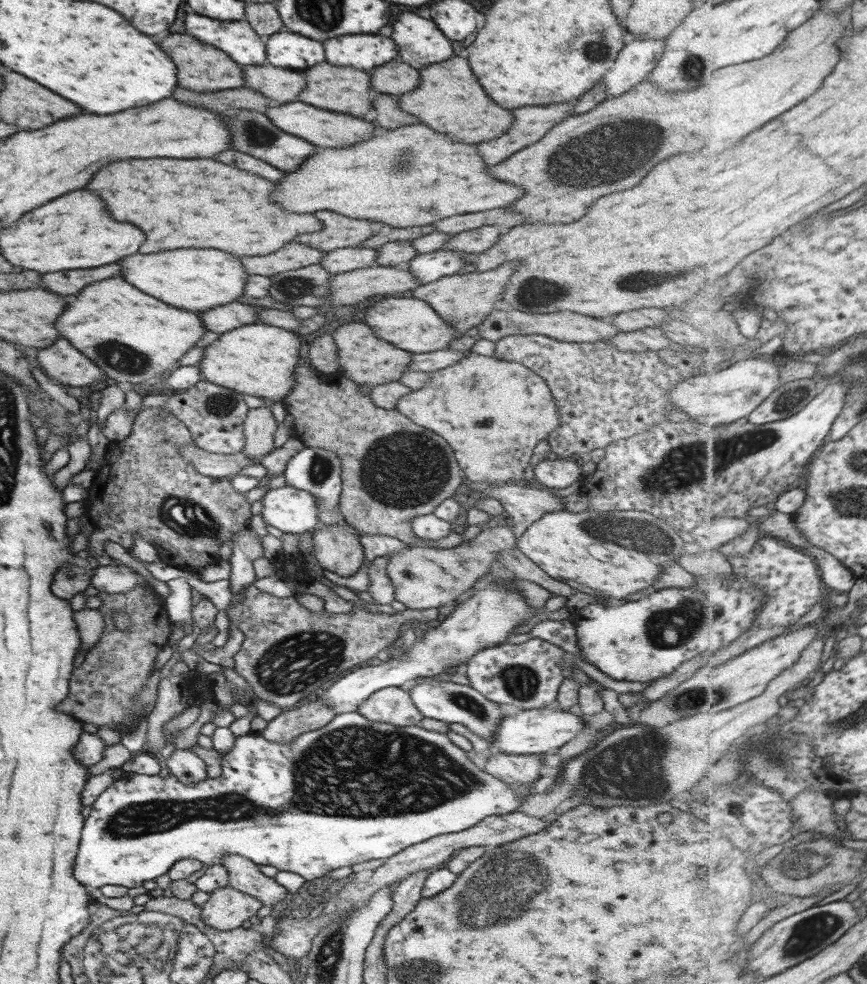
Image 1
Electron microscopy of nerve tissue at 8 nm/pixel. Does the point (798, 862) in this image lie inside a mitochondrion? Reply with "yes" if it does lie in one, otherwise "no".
yes

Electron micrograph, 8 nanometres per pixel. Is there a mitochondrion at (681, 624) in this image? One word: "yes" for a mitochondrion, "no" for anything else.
yes

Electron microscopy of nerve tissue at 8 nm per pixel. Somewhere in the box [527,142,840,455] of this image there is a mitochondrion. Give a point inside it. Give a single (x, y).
(797, 399)

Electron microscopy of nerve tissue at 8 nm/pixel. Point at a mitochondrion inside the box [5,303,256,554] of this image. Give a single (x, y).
(180, 514)

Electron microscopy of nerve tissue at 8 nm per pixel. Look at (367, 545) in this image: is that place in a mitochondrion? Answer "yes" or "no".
no

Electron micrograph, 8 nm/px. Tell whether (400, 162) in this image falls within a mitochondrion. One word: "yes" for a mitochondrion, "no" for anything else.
yes

